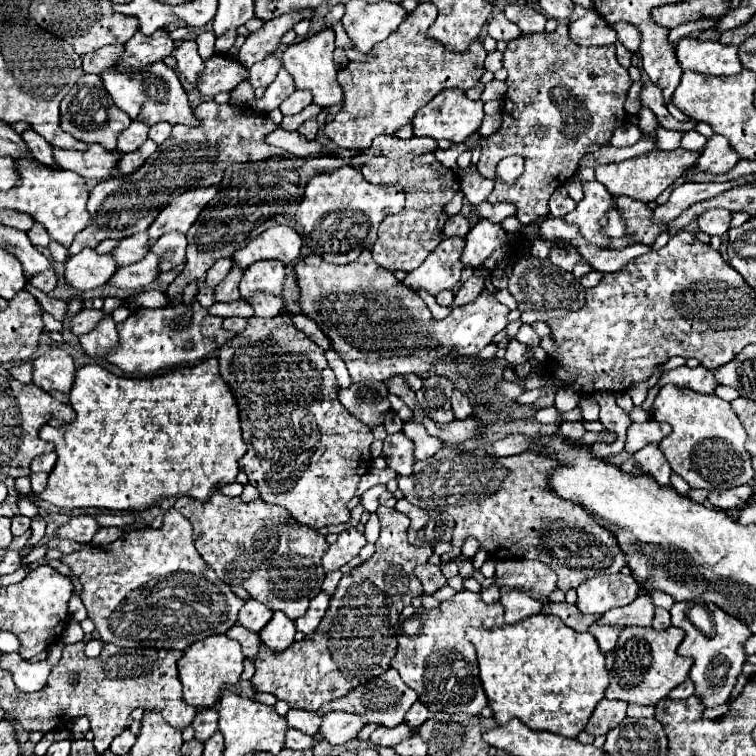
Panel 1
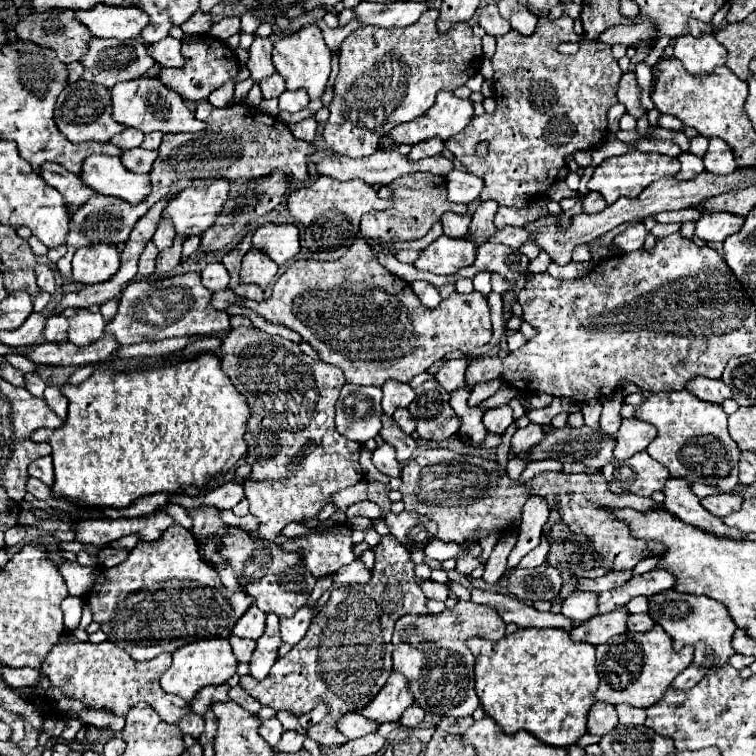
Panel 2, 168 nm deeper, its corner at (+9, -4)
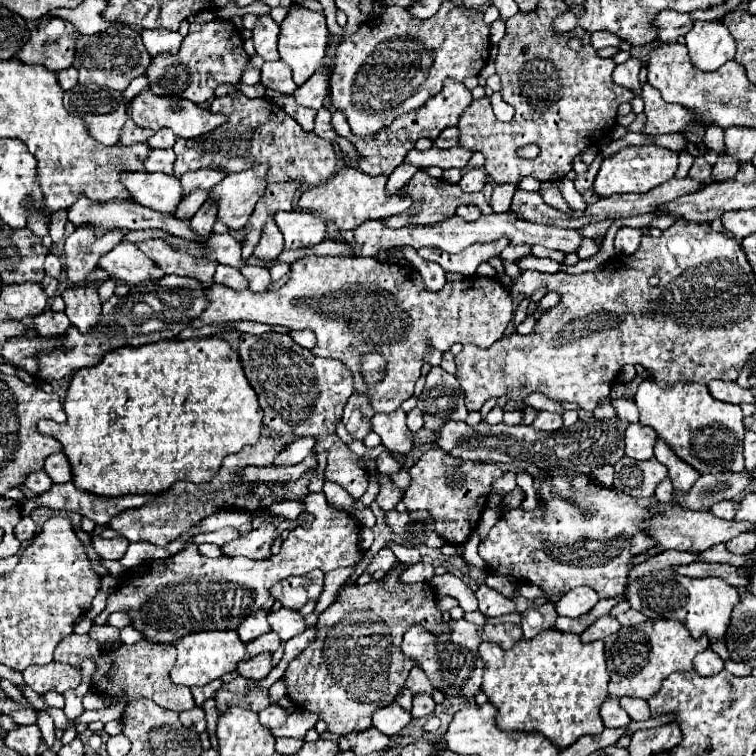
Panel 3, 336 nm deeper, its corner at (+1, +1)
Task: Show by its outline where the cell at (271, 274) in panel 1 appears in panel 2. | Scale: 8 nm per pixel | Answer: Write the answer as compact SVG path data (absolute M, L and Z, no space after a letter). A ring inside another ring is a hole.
M251 248L243 256L243 268L241 268L241 282L253 282L261 288L267 288L269 282L277 274L277 264L259 248Z

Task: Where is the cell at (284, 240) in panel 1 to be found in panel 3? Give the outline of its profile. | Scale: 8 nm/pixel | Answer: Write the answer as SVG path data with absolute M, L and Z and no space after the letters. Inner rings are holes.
M287 211L287 213L277 213L275 221L285 237L285 249L317 245L325 237L325 221L317 215Z

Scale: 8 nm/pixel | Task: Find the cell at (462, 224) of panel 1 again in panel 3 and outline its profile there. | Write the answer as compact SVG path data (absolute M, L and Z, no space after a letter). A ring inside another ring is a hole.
M459 205L459 207L457 207L457 215L463 217L465 221L475 221L475 219L479 219L481 211L479 211L479 207L475 207L475 205Z

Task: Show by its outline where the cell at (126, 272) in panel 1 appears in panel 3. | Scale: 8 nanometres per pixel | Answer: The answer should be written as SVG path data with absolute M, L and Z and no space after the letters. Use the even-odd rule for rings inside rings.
M213 203L201 205L201 209L189 219L191 231L197 233L199 237L207 237L211 233L213 223L215 223L215 215L217 215L217 207Z

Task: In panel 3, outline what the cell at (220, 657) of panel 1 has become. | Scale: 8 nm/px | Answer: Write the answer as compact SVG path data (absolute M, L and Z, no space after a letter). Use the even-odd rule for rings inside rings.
M201 631L185 635L175 643L177 661L171 671L171 681L185 687L207 685L213 679L221 679L225 673L237 669L237 663L245 657L245 643L235 631Z

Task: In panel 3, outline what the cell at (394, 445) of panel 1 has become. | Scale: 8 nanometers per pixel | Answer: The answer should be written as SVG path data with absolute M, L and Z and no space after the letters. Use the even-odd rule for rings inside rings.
M383 451L383 453L379 455L379 459L377 459L377 471L379 471L379 473L383 473L383 475L393 475L393 473L397 473L397 471L401 471L401 469L403 469L401 461L397 461L397 459L391 455L391 451Z

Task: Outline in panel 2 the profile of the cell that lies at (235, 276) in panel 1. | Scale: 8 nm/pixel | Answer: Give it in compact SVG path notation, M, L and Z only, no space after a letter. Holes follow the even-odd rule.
M249 232L231 252L227 252L225 256L223 256L223 264L225 264L225 268L227 268L227 272L229 272L229 276L231 276L231 284L229 284L229 288L231 290L235 290L237 288L237 284L239 284L239 272L241 272L241 260L243 260L243 256L245 256L245 252L253 246L251 244L251 238L253 238L253 232Z

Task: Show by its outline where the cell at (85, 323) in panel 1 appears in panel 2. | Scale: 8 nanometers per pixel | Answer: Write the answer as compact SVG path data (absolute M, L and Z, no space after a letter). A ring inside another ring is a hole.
M51 316L45 324L43 338L47 342L63 342L67 340L67 318L65 316Z

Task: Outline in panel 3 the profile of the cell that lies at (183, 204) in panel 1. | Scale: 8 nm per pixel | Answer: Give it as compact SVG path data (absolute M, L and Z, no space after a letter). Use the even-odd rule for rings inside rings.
M257 165L241 173L229 173L213 189L207 201L217 205L217 221L225 223L231 231L239 231L253 211L259 197L265 193L267 165Z

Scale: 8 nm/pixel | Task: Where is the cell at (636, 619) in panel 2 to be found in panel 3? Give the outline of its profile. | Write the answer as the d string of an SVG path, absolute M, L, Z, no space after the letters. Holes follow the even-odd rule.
M631 609L631 611L623 613L623 615L617 615L617 619L621 621L621 625L625 625L625 627L633 627L633 625L639 625L639 623L643 623L647 617L645 617L645 615L641 615L639 611Z

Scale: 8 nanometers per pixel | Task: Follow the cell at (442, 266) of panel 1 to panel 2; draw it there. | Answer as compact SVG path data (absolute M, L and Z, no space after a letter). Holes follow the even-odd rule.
M441 236L431 246L421 250L415 266L433 274L449 276L457 274L461 268L467 268L475 262L477 244L463 240L463 238L449 238Z

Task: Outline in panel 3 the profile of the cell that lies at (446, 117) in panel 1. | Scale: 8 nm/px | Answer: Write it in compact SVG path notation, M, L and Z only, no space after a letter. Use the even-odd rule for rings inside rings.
M445 81L441 93L437 93L435 97L431 97L421 109L397 117L389 127L377 131L373 137L353 137L351 129L347 125L347 119L345 119L345 115L341 111L333 113L331 123L333 123L333 129L339 135L347 137L355 145L355 149L361 153L361 157L363 157L363 161L359 161L359 163L353 163L353 161L345 159L347 165L351 165L351 167L355 167L355 169L359 169L363 173L369 173L369 175L391 175L393 169L403 163L405 153L409 149L413 149L413 145L415 145L417 139L421 139L421 137L435 139L445 127L455 127L459 123L459 119L461 119L461 113L471 105L471 101L473 101L471 91L465 89L463 83Z

